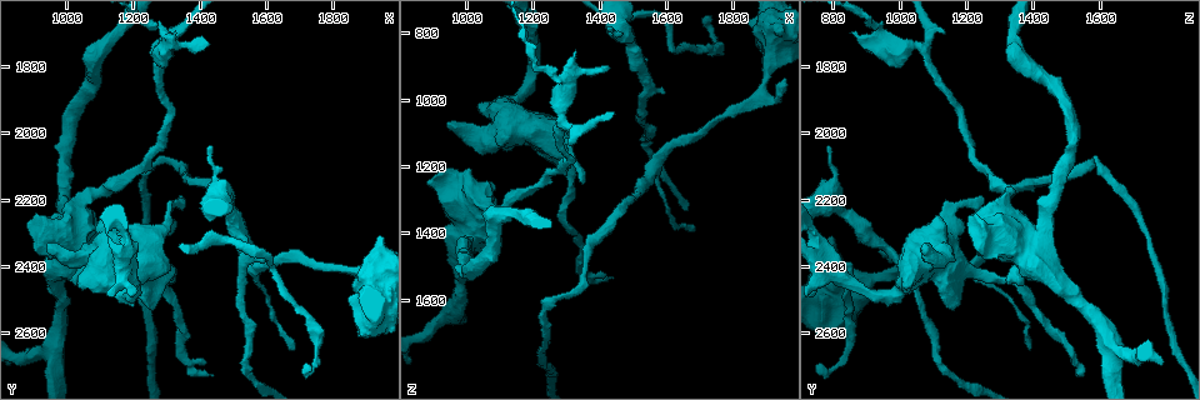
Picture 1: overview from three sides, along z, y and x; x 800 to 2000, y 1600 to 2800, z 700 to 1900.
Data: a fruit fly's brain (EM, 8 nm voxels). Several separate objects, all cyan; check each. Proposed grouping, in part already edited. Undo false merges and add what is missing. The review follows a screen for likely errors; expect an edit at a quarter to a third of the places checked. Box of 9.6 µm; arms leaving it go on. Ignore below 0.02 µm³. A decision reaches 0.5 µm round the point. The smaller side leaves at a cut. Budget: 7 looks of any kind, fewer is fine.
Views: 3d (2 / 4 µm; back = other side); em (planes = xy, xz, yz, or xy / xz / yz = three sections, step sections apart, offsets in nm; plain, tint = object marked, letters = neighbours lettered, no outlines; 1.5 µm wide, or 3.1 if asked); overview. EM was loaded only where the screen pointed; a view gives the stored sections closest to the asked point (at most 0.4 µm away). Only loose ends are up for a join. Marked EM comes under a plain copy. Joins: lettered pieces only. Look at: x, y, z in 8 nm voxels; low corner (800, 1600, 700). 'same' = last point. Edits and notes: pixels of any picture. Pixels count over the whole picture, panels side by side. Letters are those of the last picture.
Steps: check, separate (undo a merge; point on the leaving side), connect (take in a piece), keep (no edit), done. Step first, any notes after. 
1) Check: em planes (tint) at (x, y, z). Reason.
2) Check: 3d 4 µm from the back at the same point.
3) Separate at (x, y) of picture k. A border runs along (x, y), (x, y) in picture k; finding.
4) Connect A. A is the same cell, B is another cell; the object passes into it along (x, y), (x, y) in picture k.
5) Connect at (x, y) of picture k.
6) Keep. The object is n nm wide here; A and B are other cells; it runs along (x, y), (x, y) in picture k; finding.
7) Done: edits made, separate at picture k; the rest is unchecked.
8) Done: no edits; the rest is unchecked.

Check: 3d 2 µm at (1430, 2040, 780). Branch stops here.

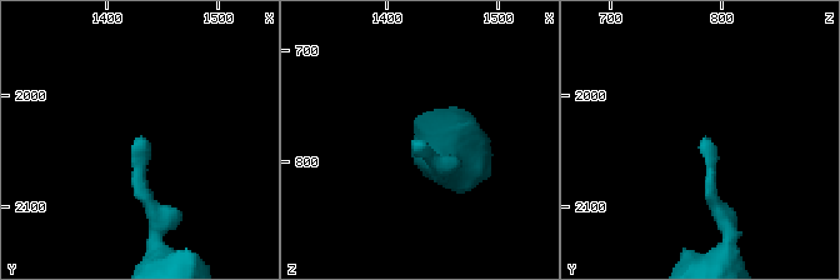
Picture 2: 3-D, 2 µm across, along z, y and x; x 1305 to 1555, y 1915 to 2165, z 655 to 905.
Check: em yz step 8 (letters) at (1432, 2042, 782). Shape alone is not enough.

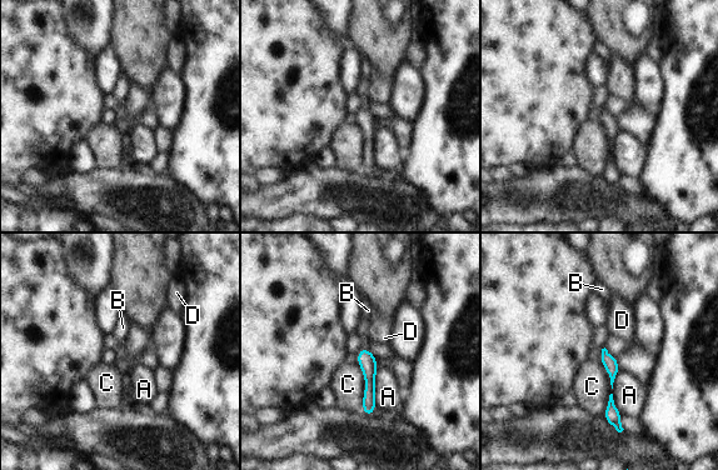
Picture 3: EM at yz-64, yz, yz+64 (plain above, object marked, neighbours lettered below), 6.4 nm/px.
Connect B. B is the same cell, A, C and D are other cells; it goes on there.

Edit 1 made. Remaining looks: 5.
Check: em planes (letters) at (1440, 2720, 1530). End of a long branch.

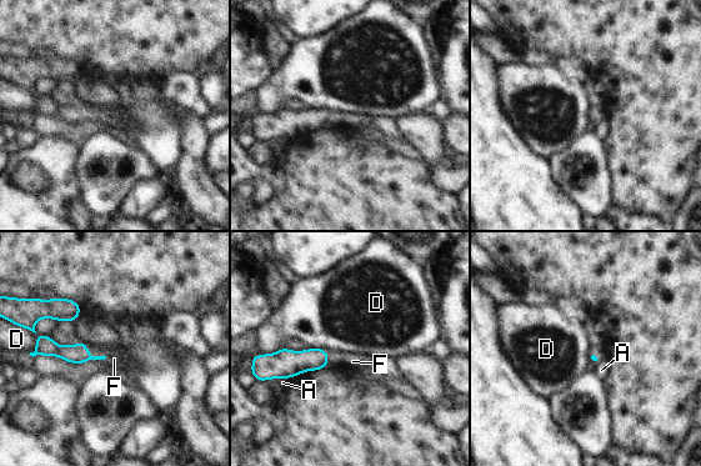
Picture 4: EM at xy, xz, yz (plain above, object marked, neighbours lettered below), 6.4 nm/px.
Connect F. F is the same cell, A and D are other cells; the object passes into it along (78, 354), (94, 356), (114, 359) in picture 4; it goes on there.

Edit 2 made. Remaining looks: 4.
Check: 3d 4 µm at (1260, 2530, 1150). Branch stops here.

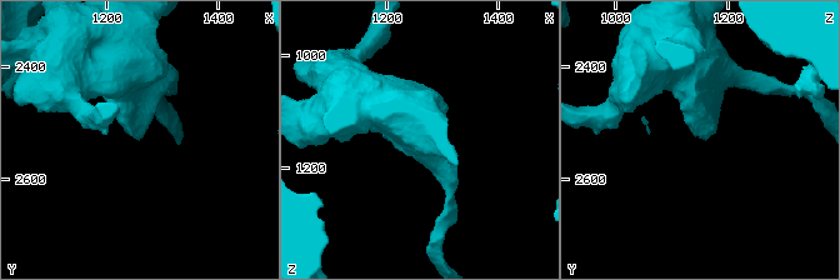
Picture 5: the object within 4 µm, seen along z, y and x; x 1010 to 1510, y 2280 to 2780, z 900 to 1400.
Check: em planes (tint) at (1250, 2525, 1150).

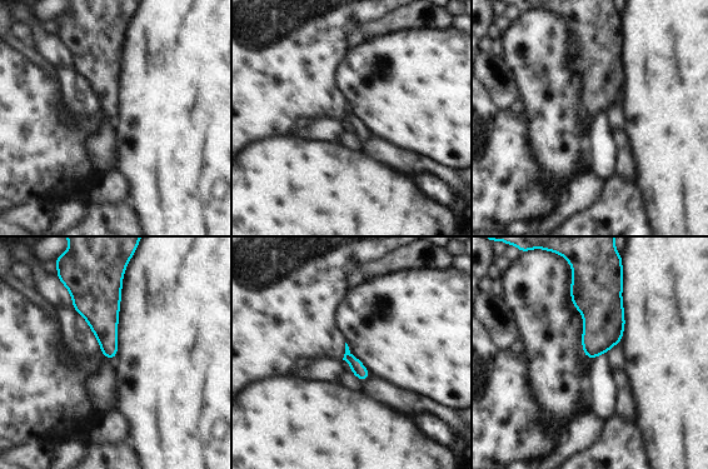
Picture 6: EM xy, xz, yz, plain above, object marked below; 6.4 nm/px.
Check: em planes (letters) at the same point.

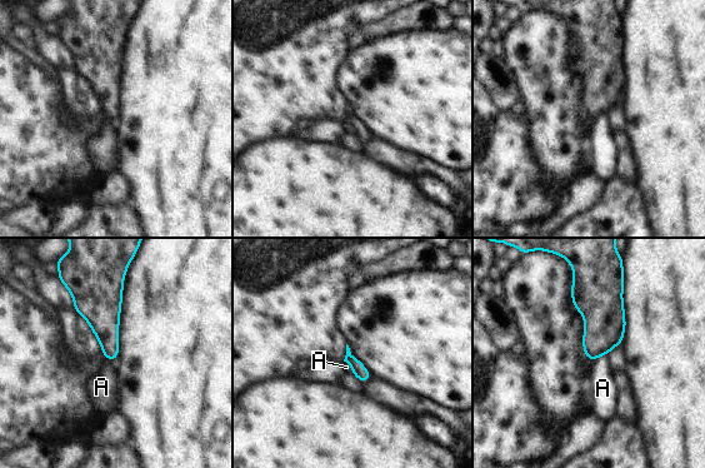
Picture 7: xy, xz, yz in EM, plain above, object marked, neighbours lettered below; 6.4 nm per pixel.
Keep. A is another cell; a border runs along (606, 354), (601, 354), (591, 362) in picture 7; no lettered piece goes on from it.

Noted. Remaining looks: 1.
Done: edits made, connect at picture 3, connect at picture 4; the rest is unchecked.

